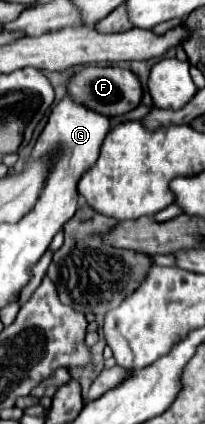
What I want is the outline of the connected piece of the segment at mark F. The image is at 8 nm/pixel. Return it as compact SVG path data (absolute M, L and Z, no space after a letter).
M87 67L71 79L67 91L75 97L75 101L85 103L93 111L109 117L119 117L133 111L143 99L143 87L139 77L133 71L119 67Z

